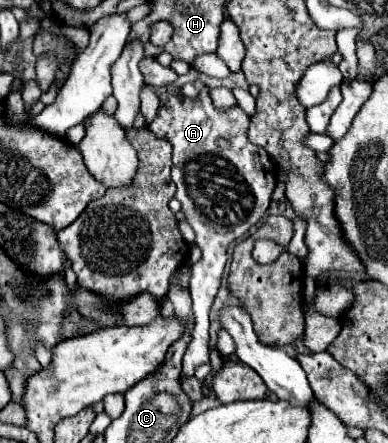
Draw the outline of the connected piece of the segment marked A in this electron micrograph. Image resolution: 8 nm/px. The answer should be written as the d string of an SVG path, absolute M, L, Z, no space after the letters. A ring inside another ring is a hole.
M203 88L197 98L171 94L165 106L159 108L155 120L149 124L149 130L157 138L165 138L173 146L171 176L177 184L175 198L181 202L181 212L195 230L195 246L201 250L201 258L191 266L189 290L193 298L195 330L193 342L189 344L183 356L183 370L179 382L191 378L197 366L209 364L209 310L219 290L219 282L227 262L227 246L229 242L249 232L249 228L263 218L271 202L271 192L275 188L277 166L271 162L265 148L253 146L247 140L247 121L247 114L238 104L229 110L217 110L211 102L209 88ZM219 136L231 140L229 150L217 146Z

